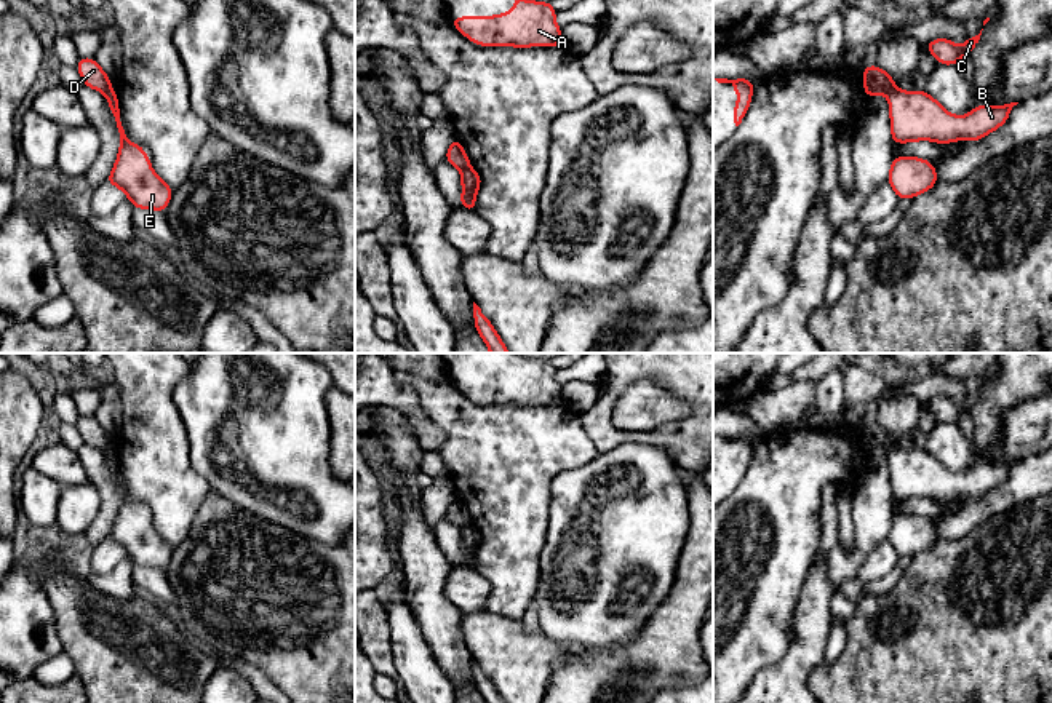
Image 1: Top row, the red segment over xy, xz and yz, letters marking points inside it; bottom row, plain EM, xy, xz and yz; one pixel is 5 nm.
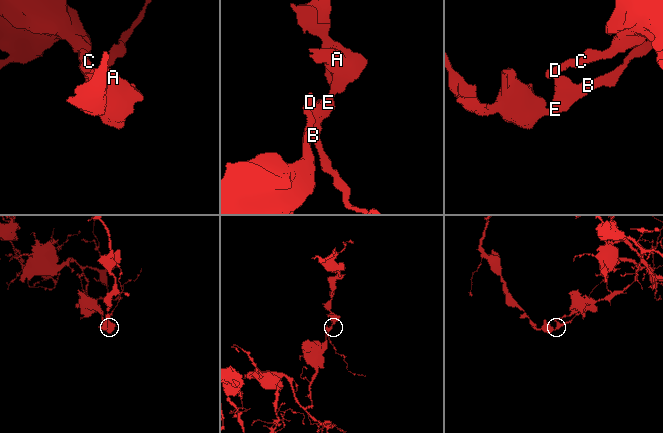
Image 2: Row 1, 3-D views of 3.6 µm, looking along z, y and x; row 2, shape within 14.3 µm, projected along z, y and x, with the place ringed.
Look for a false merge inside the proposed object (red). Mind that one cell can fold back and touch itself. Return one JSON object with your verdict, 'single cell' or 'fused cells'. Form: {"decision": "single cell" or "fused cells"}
{"decision": "fused cells"}

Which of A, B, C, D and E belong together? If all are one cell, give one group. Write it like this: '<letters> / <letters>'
A B E / C D

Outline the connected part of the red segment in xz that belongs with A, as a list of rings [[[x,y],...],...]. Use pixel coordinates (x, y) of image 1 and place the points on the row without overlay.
[[[513,355],[513,367],[496,374],[462,374],[449,380],[480,404],[564,404],[550,359]]]

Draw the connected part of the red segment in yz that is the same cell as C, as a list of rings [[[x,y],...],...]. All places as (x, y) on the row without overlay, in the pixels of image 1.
[[[982,388],[978,393],[969,393],[962,404],[958,404],[950,396],[934,396],[926,403],[926,407],[935,415],[938,422],[956,423],[961,415],[970,414],[972,407],[980,398]]]

